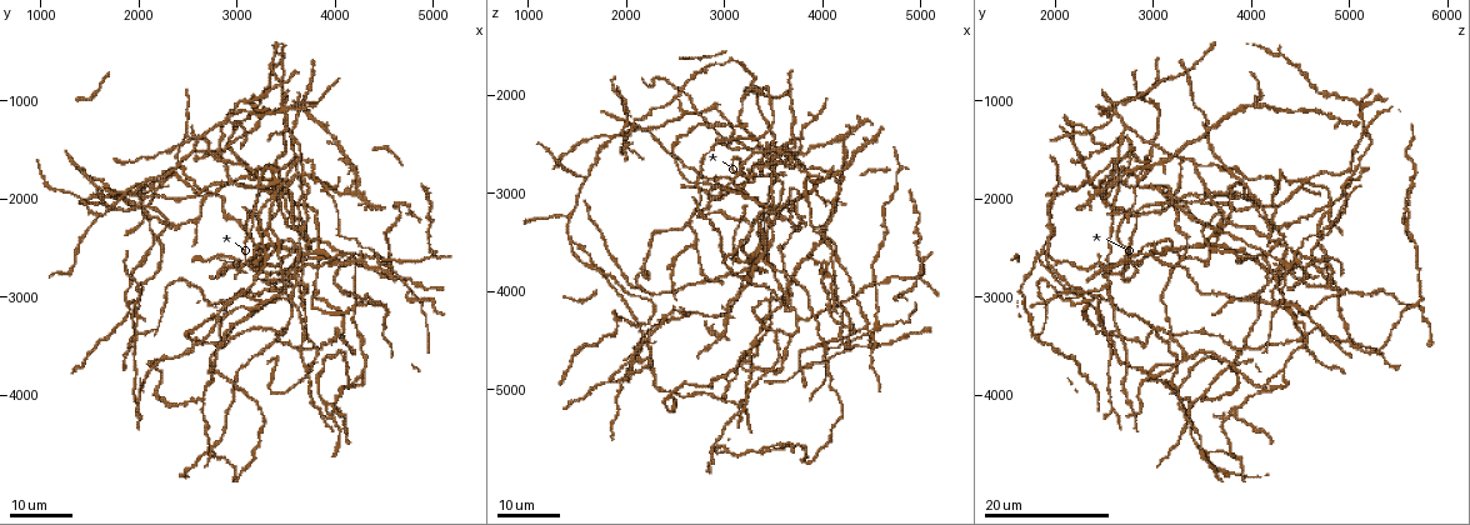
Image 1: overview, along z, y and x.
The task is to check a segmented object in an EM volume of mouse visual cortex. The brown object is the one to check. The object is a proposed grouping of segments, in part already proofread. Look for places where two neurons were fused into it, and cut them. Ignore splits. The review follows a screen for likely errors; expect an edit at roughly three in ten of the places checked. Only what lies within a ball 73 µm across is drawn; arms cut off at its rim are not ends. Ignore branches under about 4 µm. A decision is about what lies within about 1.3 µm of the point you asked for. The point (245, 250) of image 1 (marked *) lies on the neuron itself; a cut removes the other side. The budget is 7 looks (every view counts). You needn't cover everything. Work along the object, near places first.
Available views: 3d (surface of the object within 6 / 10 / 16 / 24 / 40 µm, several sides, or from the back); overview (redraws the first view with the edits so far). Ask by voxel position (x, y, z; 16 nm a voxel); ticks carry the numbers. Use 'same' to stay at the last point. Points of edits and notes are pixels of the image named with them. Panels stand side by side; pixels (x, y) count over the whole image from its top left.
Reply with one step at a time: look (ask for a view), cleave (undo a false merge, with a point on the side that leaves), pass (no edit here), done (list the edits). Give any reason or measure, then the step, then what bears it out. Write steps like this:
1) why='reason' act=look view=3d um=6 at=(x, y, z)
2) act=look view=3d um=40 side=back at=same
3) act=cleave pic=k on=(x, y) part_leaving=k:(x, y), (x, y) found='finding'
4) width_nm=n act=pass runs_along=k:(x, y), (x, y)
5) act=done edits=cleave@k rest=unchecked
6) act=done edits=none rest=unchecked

why='a fork' act=look view=3d um=24 at=(3680, 2380, 4180)

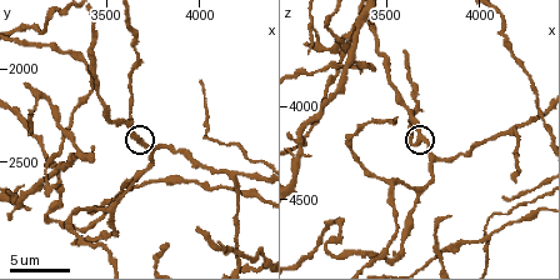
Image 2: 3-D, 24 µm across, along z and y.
why='zoom in' act=look view=3d um=6 at=(3700, 2380, 4180)

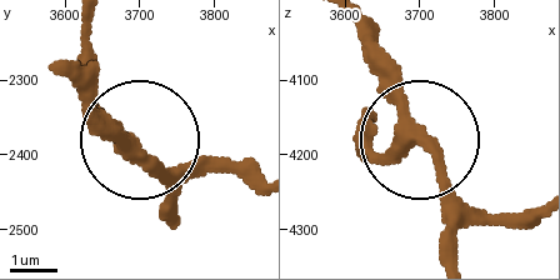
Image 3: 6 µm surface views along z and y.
act=pass found='one neuron here'

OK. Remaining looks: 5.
why='branch point' act=look view=3d um=6 at=(3340, 2420, 3560)

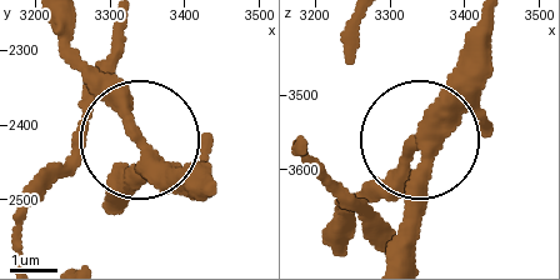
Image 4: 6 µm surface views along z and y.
act=look view=3d um=6 side=back at=(3350, 2440, 3560)

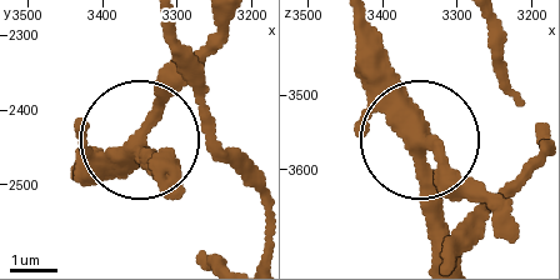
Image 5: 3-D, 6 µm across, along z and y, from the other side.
arms=3 act=pass found='one neuron here'

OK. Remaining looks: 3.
why='three-way junction' act=look view=3d um=16 at=(3280, 2580, 1860)

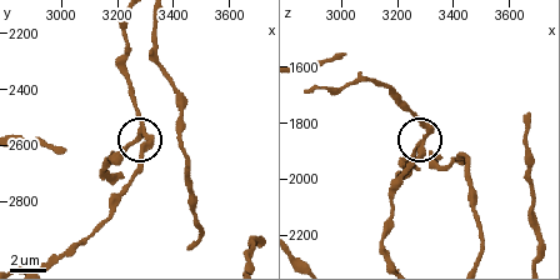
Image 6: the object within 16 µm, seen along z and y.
act=look view=3d um=6 at=same

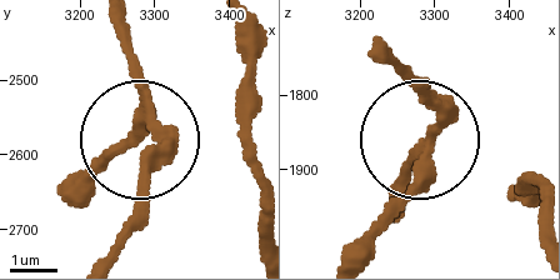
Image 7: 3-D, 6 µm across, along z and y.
width_nm=280 act=pass found='all the same neuron'

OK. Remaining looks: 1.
act=done edits=none rest=unchecked

